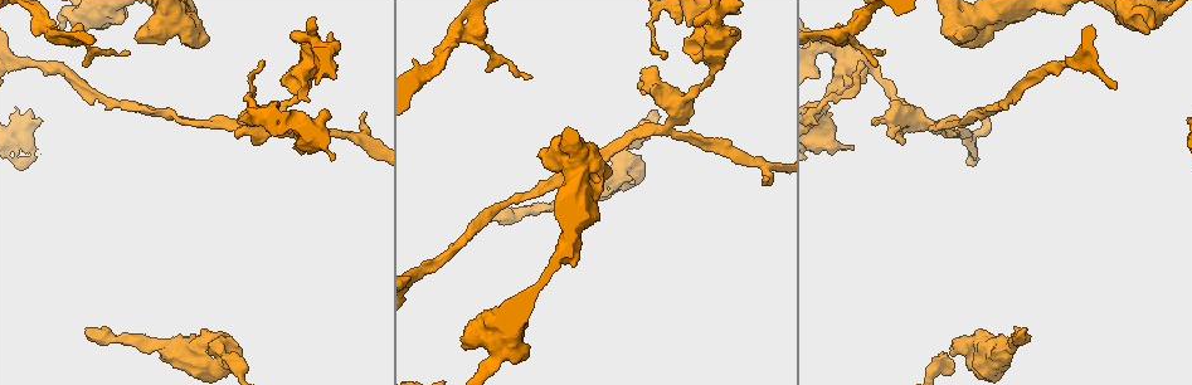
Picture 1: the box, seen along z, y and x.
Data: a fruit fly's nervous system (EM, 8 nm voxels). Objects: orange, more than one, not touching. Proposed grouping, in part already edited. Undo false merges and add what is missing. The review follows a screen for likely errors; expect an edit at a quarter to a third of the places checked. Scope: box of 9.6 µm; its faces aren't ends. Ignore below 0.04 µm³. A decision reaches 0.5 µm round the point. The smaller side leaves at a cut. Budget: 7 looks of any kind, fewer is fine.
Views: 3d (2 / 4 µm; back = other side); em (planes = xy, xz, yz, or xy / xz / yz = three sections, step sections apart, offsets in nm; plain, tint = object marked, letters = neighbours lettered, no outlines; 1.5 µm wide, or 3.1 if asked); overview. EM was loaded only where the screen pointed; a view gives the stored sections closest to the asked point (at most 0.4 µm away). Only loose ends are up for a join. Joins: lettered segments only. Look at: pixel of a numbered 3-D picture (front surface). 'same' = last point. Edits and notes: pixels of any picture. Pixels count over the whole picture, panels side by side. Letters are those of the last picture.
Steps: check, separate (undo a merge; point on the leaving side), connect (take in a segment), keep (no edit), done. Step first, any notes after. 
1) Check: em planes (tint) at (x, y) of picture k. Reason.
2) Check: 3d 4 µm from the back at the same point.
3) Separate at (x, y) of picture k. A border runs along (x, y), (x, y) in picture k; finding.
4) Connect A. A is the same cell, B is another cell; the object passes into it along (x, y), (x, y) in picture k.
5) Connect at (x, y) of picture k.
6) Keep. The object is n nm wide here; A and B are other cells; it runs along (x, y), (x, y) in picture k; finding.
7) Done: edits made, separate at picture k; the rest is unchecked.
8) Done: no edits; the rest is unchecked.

Check: em planes (plain) at (850, 147) of picture 1. Branch stops here.

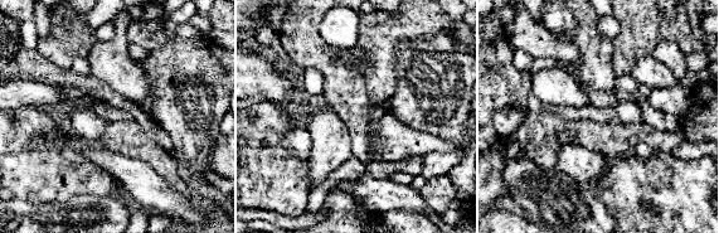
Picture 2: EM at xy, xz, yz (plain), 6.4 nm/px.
Check: em planes (letters) at the same point. See the neighbours.

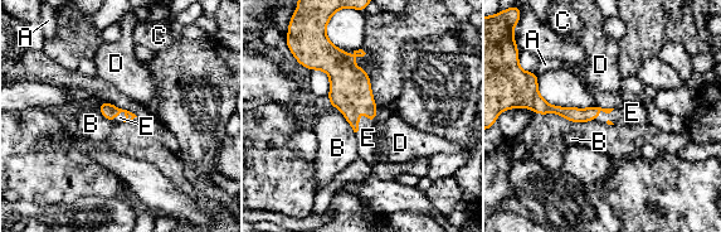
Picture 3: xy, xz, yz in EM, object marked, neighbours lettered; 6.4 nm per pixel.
Connect at (368, 138) of picture 3. E is the same cell, A, B, C and D are other cells; it goes on there.

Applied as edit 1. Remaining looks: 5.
Check: em xy step 8 (tint) at (665, 127) of picture 1. Branch point.

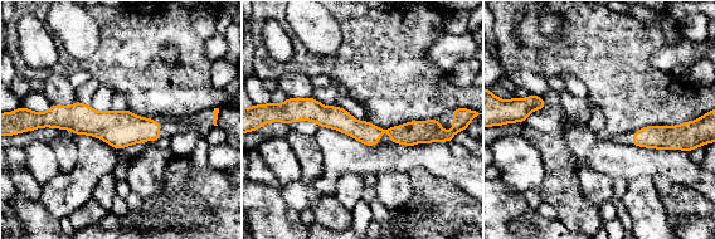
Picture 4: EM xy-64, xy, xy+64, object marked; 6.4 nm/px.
Check: em planes (letters) at the same point. Cut it another way.

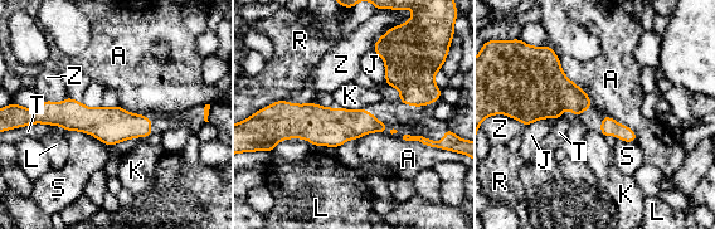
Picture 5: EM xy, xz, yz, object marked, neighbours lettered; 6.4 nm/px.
Keep. The object is 240 nm wide here; A, J, K, L, R, S, T and Z are other cells; continuous, no second neuron.

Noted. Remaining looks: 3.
Check: 3d 4 µm at (1026, 332) of picture 1. Free end.

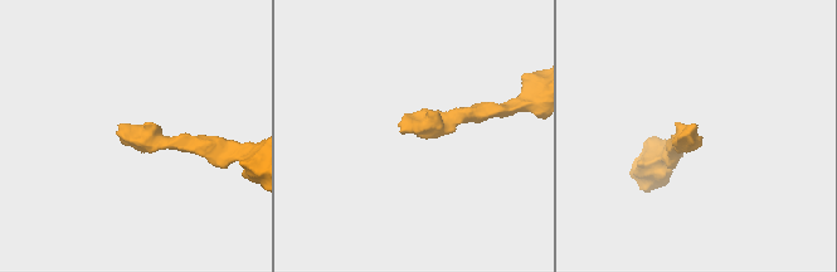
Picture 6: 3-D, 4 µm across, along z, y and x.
Check: em planes (letters) at (119, 126) of picture 6.

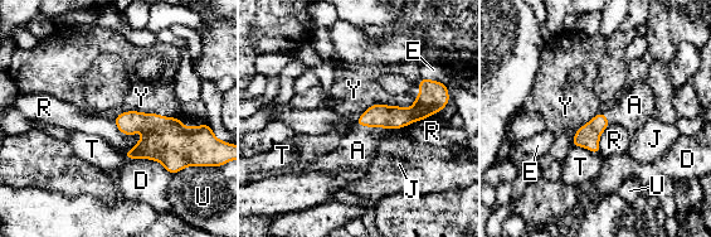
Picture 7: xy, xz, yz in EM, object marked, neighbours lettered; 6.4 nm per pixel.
Connect at (358, 150) of picture 7. A is the same cell, D, E, J, R, T, U and Y are other cells; the object passes into it along (379, 115), (371, 126), (358, 150) in picture 7; it goes on there.

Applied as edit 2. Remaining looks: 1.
Done: edits made, connect at picture 3, connect at picture 7; the rest is unchecked.

